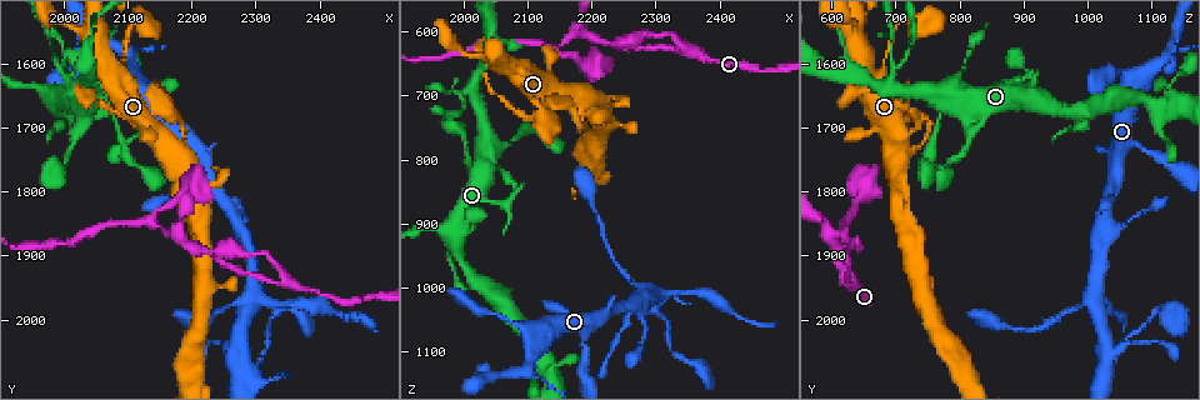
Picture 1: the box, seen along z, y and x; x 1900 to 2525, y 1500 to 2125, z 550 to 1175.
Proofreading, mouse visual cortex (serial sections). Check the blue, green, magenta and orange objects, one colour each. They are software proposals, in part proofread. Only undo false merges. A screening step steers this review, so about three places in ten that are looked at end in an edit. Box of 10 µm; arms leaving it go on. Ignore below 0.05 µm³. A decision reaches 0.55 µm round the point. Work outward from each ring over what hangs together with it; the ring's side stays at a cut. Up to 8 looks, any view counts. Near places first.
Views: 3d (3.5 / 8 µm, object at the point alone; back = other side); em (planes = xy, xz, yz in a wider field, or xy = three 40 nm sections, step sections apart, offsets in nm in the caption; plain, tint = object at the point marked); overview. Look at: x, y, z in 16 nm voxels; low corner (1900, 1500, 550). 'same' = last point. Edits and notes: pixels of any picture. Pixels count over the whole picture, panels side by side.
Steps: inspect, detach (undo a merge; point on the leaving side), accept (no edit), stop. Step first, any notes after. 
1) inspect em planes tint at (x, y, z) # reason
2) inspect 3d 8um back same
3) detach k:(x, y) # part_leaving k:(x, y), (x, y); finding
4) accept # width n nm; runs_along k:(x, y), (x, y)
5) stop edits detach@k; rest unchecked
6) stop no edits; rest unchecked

inspect 3d 3.5um at (2015, 1640, 690) # thin arm on a thick one

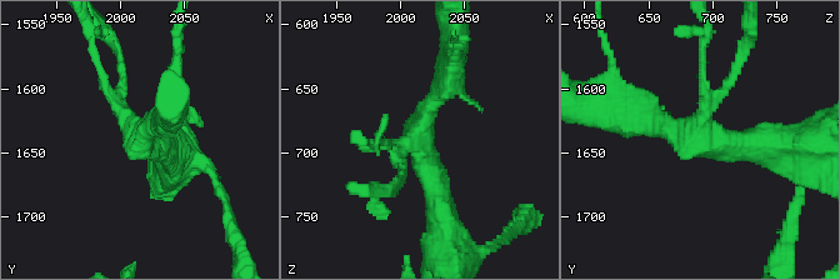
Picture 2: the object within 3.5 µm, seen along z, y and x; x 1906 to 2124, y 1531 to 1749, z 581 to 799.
inspect em xy step 5 tint at (2014, 1638, 694) # arms 4; arm_widths 150, 150, 250, 350 nm; shape alone is not enough

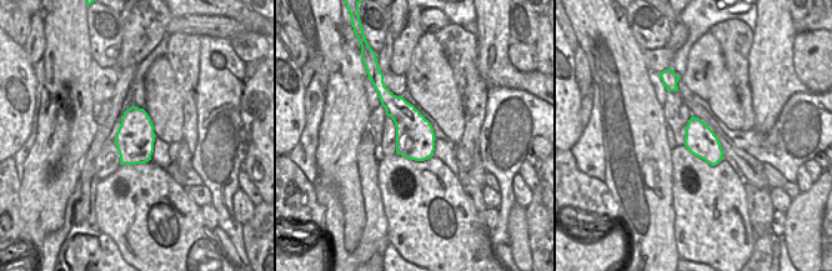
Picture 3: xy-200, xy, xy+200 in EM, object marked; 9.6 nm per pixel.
accept # runs_along 2:(781, 143), (685, 139), (638, 116); one cell here

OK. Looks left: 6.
inspect 3d 3.5um at (2265, 1840, 1025) # a fork

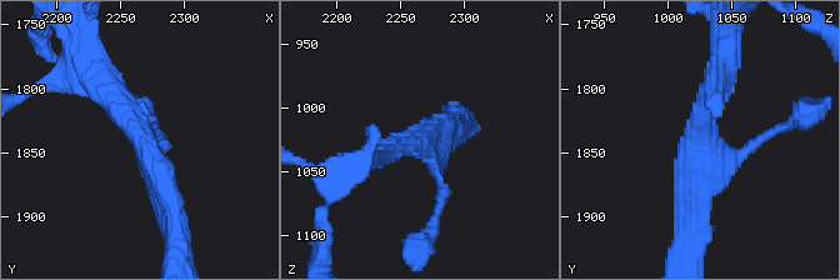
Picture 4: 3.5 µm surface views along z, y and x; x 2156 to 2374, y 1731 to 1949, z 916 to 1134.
inspect em xy step 2 tint at (2266, 1842, 1026) # arms 3; arm_widths 150, 250, 250 nm

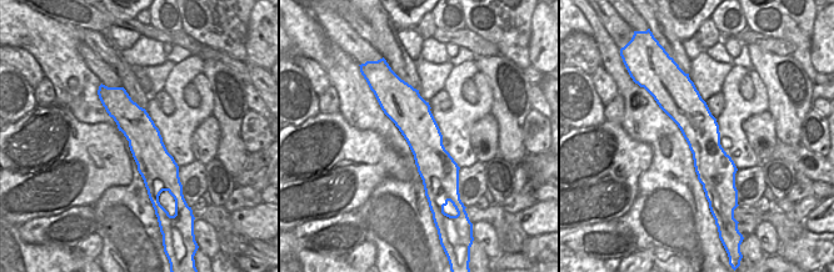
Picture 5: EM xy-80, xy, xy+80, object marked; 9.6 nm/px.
accept # runs_along 5:(403, 86), (432, 190); one cell here

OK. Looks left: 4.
inspect 3d 8um at (2315, 1970, 1010) # four-way junction

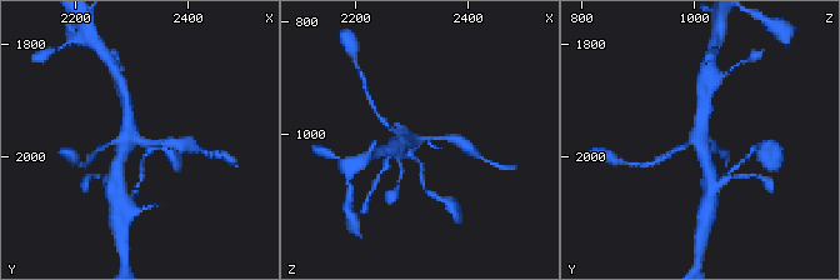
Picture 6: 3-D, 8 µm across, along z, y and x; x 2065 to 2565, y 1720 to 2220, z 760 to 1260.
inspect 3d 3.5um same

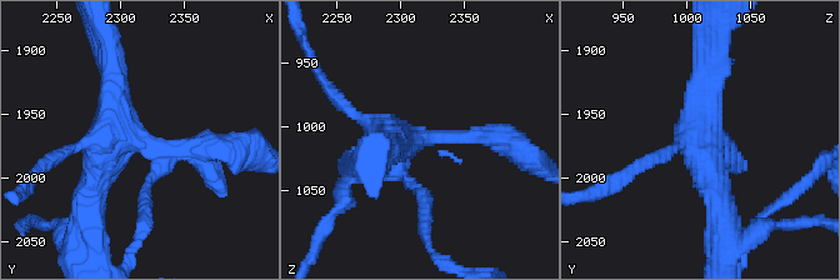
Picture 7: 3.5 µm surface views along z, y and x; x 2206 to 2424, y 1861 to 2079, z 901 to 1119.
inspect em planes tint at (2310, 1968, 1012) # arms 4; arm_widths 150, 150, 300, 400 nm; now the EM

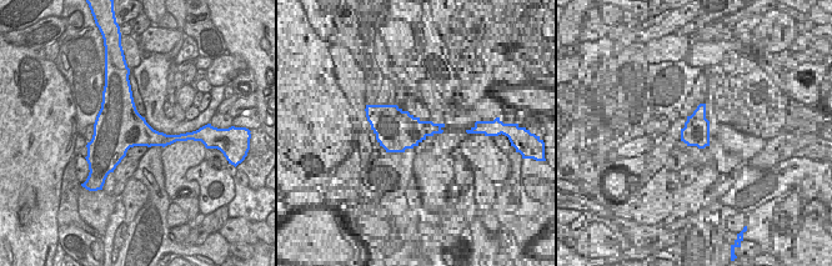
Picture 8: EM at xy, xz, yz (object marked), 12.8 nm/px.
accept # runs_along 7:(109, 54), (114, 139), (90, 211); continuous, no second cell

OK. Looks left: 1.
stop no edits; rest unchecked

